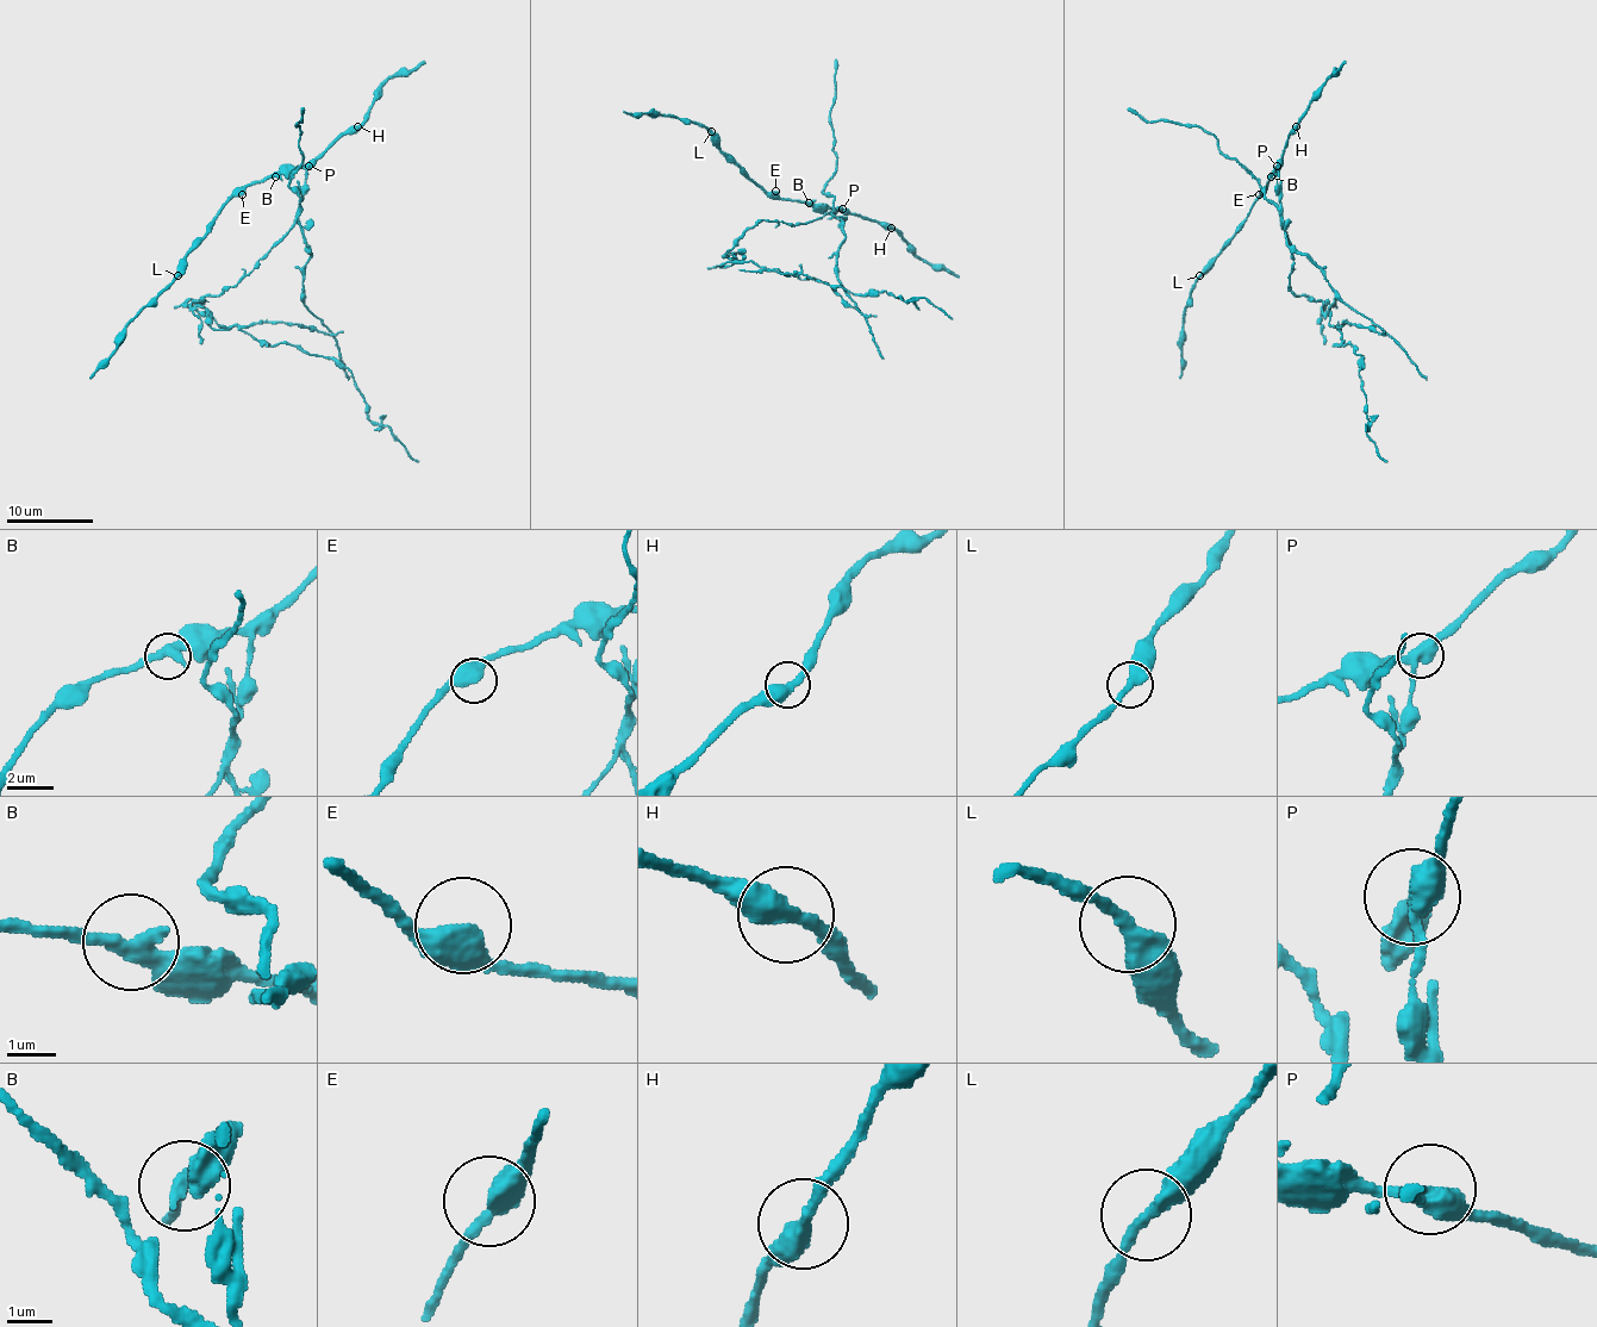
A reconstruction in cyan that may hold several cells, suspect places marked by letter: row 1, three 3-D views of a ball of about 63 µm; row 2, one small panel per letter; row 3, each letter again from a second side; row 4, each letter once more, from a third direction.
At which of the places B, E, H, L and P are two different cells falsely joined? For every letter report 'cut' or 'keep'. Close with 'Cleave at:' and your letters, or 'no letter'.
B: keep
E: keep
H: keep
L: keep
P: cut
Cleave at: P

